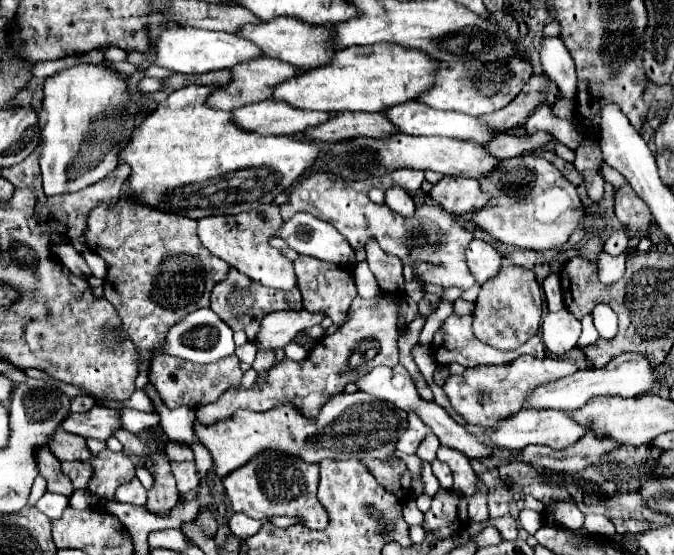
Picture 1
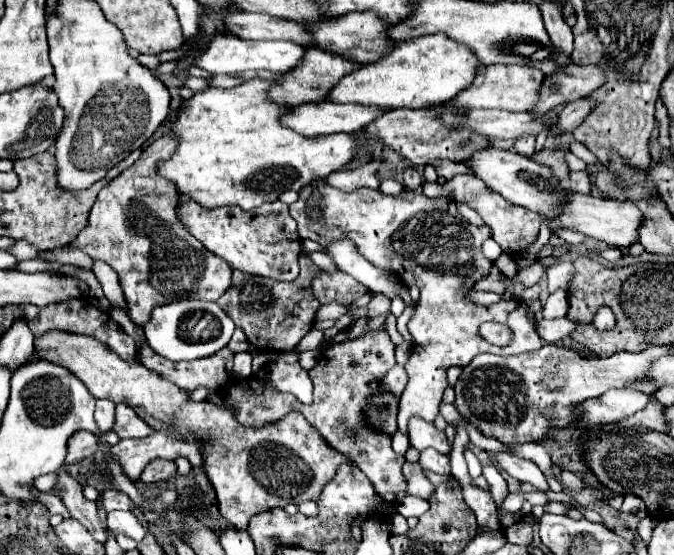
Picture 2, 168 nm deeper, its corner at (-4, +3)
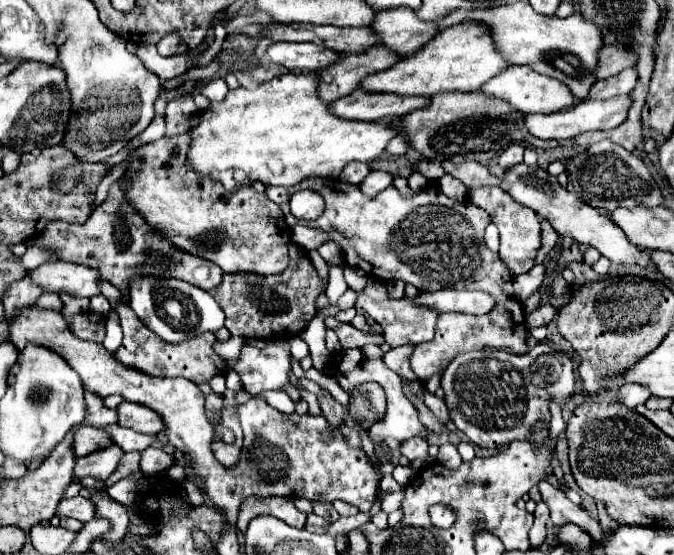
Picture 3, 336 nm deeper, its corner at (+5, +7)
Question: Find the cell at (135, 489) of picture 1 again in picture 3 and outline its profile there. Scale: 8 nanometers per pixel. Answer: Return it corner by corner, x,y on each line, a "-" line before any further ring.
76,495
76,497
70,497
70,499
62,499
58,503
56,515
58,517
72,517
72,519
78,519
82,523
88,523
94,517
94,505
92,505
90,499

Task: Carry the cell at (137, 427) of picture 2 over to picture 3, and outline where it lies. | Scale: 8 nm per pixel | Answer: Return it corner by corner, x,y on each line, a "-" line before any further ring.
124,401
118,407
118,417
120,417
118,423
122,427
130,427
144,435
158,435
164,429
162,417
158,417
158,413
154,413
152,409
146,409
146,405

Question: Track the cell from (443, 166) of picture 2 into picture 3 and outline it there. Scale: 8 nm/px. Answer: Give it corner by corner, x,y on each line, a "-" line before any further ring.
444,161
444,169
448,175
460,179
466,187
488,187
488,185
500,185
498,177
488,171
482,163
452,163

